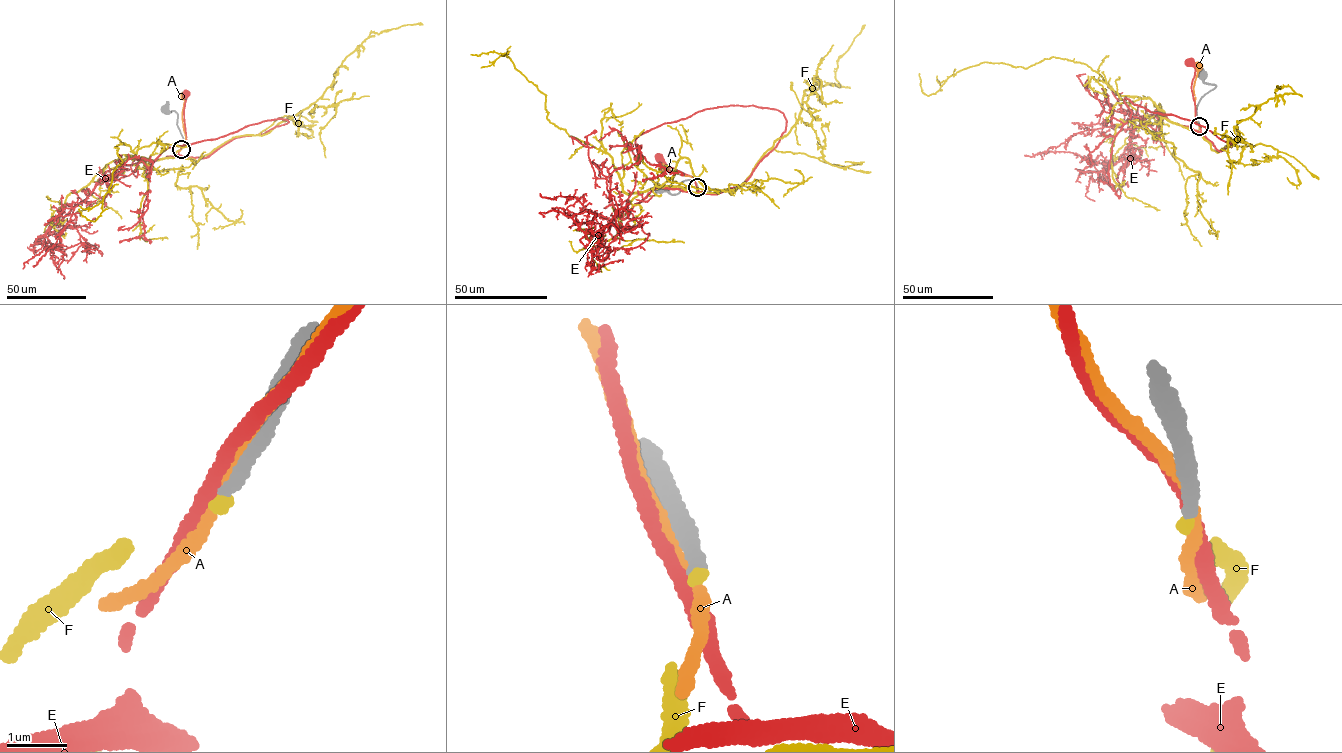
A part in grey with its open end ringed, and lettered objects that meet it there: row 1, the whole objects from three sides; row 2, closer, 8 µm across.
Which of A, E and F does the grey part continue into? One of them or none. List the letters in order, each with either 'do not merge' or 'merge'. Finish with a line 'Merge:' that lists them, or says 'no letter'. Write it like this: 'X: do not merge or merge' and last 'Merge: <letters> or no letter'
A: do not merge
E: do not merge
F: merge
Merge: F

